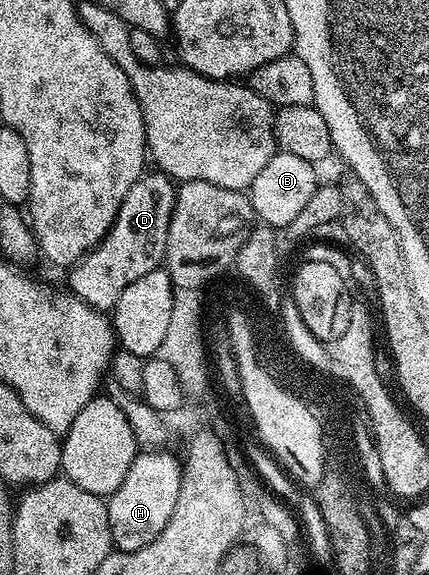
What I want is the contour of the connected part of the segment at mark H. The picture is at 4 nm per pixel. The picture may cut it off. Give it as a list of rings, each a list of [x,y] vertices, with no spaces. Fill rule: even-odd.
[[[140,451],[129,466],[129,474],[125,474],[125,482],[117,486],[112,496],[106,497],[111,543],[118,551],[132,552],[141,550],[141,546],[149,546],[149,542],[153,542],[153,538],[165,530],[165,522],[169,522],[173,506],[177,506],[183,464],[180,457],[178,460],[173,453],[167,451]]]

